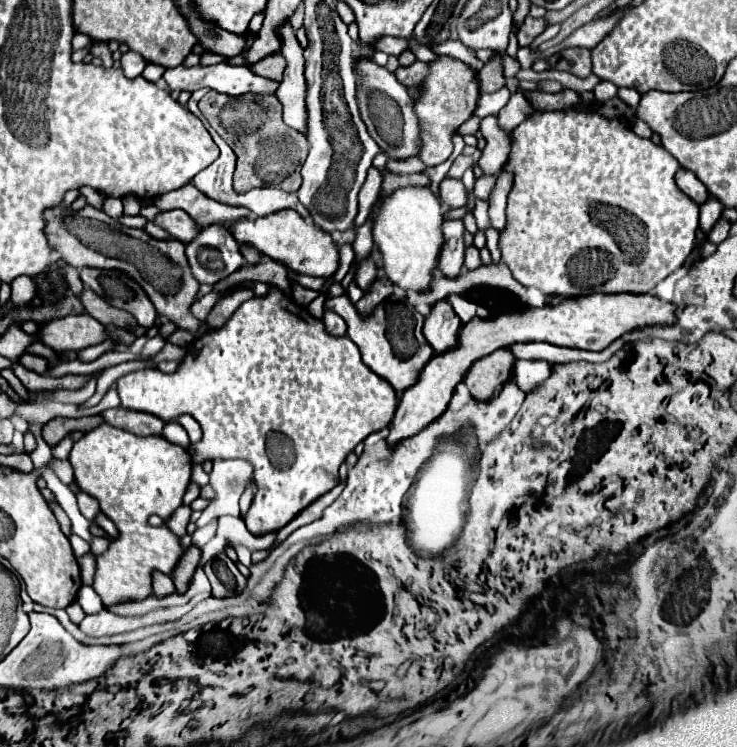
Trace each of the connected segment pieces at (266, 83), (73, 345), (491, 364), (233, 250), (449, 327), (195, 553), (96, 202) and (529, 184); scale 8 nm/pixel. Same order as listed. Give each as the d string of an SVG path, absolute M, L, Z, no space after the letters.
M229 63L219 65L197 65L197 67L173 67L165 69L163 81L171 91L197 91L201 87L209 87L217 93L225 93L231 97L239 97L245 93L275 93L277 83L251 73L247 67L237 67Z
M75 315L51 321L41 329L39 339L55 351L81 351L105 339L105 327L89 315Z
M509 349L495 351L485 359L479 359L465 375L465 385L477 401L489 401L501 385L505 385L515 369L515 355Z
M223 225L201 229L201 235L193 243L187 243L187 259L199 283L207 285L223 281L245 265L239 243Z
M441 301L437 307L433 307L431 315L425 319L423 325L423 335L433 347L435 355L455 349L459 343L459 331L461 321L447 301Z
M191 545L191 547L185 551L185 555L181 557L181 561L177 563L177 567L175 567L175 571L173 571L173 583L175 583L175 591L177 591L177 593L185 593L185 591L187 591L189 581L191 581L195 569L197 569L197 565L199 565L199 559L201 559L199 547Z
M81 187L79 191L81 191L81 195L87 199L87 203L89 203L91 207L95 207L95 209L103 209L103 201L105 201L105 197L103 197L101 193L97 193L97 191L91 189L91 187Z
M535 111L535 119L525 119L513 133L511 133L511 153L507 161L507 171L513 173L513 189L509 193L507 203L507 227L501 233L499 245L503 253L505 265L511 269L513 277L525 287L537 287L545 295L557 297L581 297L591 293L649 293L659 281L671 275L677 267L685 263L689 253L695 247L695 231L699 227L699 207L693 203L677 185L675 173L679 163L661 147L655 145L651 139L643 139L631 131L629 125L617 119L605 119L597 111Z

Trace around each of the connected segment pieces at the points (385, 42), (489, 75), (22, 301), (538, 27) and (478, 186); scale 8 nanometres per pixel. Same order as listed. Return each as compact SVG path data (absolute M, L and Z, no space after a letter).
M387 37L387 39L381 39L381 43L377 43L377 51L383 51L383 53L395 55L395 57L399 57L405 49L409 49L409 39Z
M495 51L491 61L483 65L483 69L477 73L477 77L479 77L481 93L493 93L493 91L497 91L505 85L503 63L501 63L501 53L499 51Z
M17 277L13 283L11 283L11 301L15 307L19 305L27 305L35 295L37 295L37 285L33 279L29 277Z
M527 17L525 23L519 27L517 31L517 41L519 41L519 47L529 47L531 41L543 33L545 29L545 19L533 19L533 17Z
M483 175L477 179L475 183L475 189L473 189L473 195L477 199L483 199L483 201L489 201L489 195L495 187L495 181L497 181L497 175Z

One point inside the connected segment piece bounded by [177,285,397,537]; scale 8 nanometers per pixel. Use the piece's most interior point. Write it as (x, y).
(270, 369)

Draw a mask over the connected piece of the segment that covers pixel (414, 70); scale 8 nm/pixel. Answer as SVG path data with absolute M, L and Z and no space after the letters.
M416 60L415 63L408 67L399 67L395 75L401 84L409 87L411 85L420 84L428 73L429 69L427 63Z

